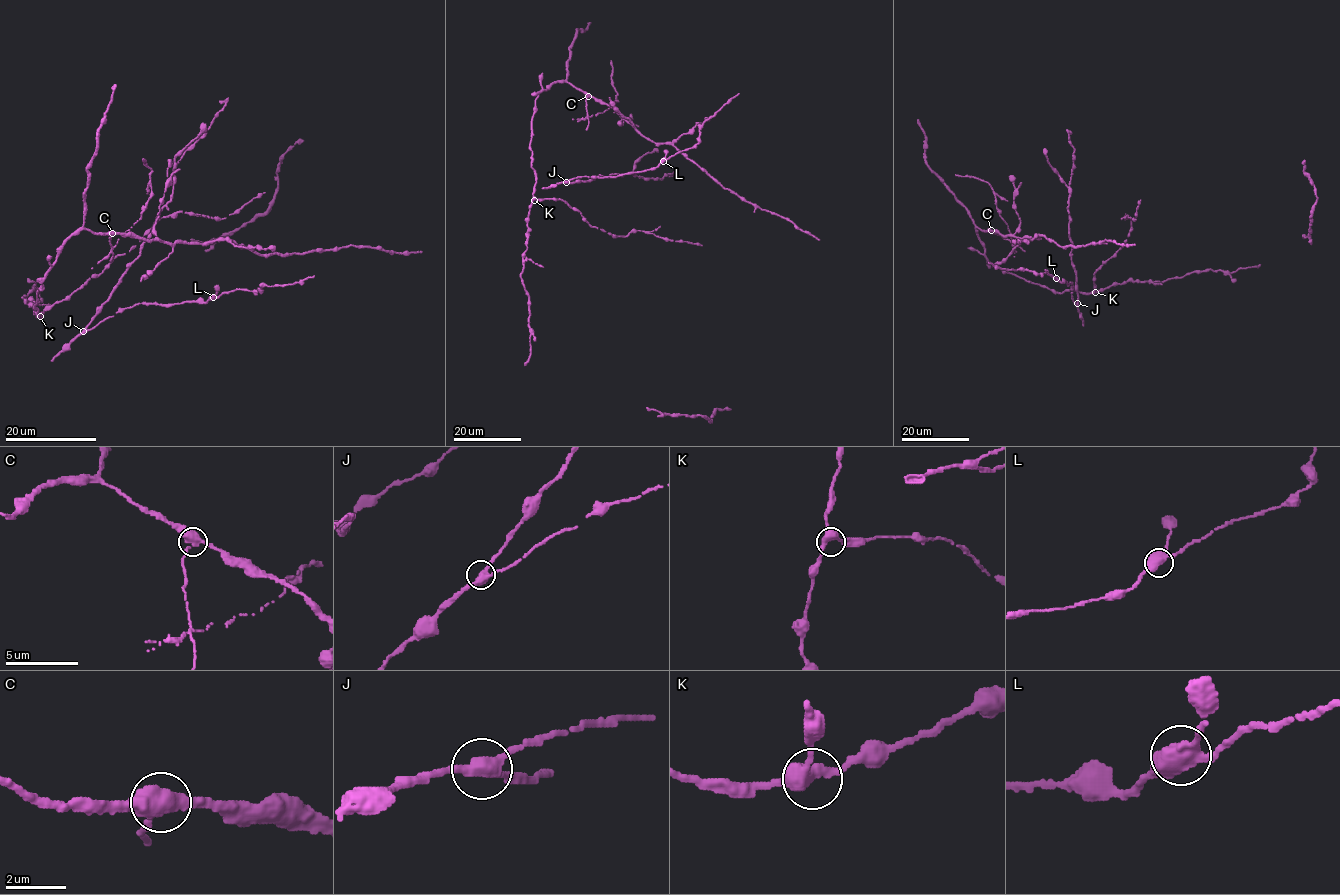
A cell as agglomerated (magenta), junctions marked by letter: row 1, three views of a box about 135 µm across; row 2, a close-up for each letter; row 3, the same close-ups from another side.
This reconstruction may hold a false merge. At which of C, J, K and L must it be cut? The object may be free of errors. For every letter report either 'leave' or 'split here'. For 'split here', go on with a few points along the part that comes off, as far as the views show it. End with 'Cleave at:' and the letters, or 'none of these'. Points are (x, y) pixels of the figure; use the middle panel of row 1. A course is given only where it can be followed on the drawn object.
C: split here; foreign part runs (588, 96), (585, 100), (589, 117), (604, 112), (617, 101), (611, 78), (611, 60)
J: leave
K: leave
L: leave
Cleave at: C

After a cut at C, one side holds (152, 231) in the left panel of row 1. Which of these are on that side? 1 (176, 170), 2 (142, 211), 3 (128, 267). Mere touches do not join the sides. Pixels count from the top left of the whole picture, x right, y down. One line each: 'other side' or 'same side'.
1: same side
2: other side
3: same side

